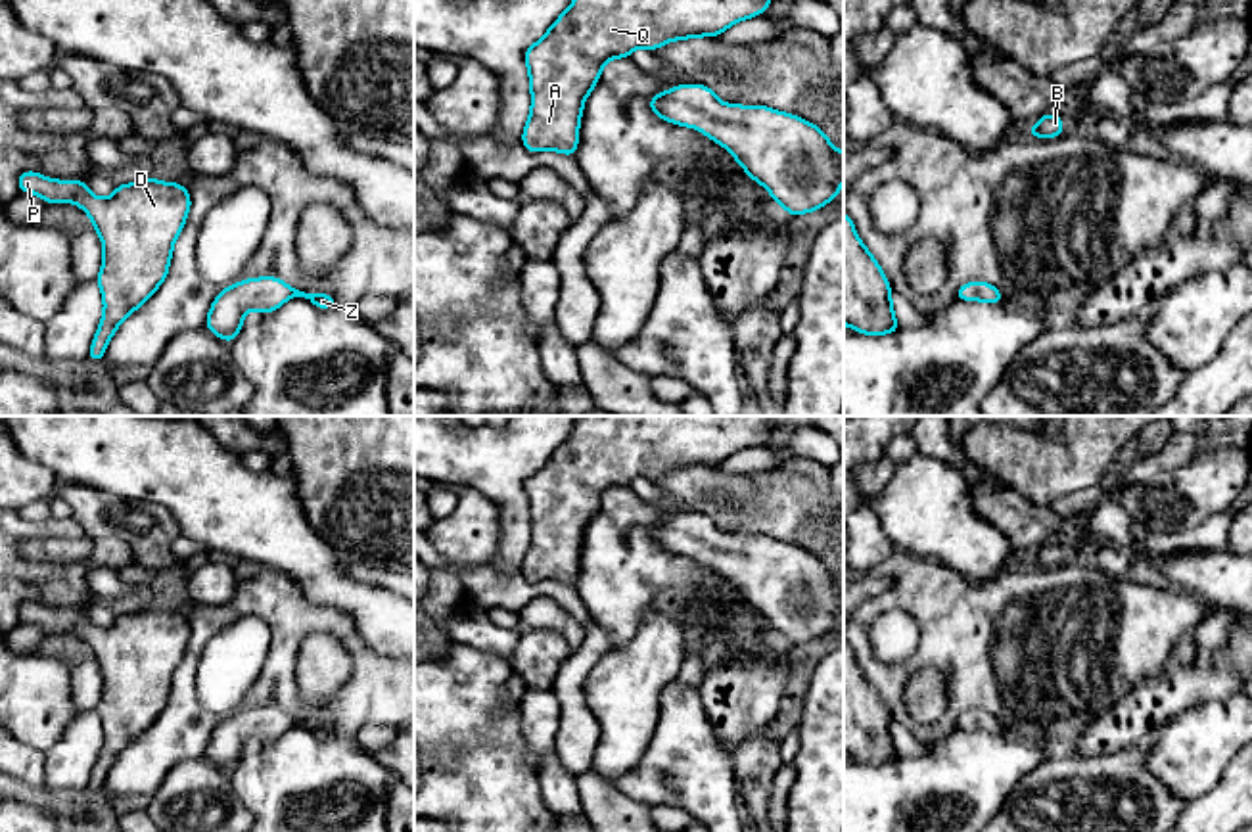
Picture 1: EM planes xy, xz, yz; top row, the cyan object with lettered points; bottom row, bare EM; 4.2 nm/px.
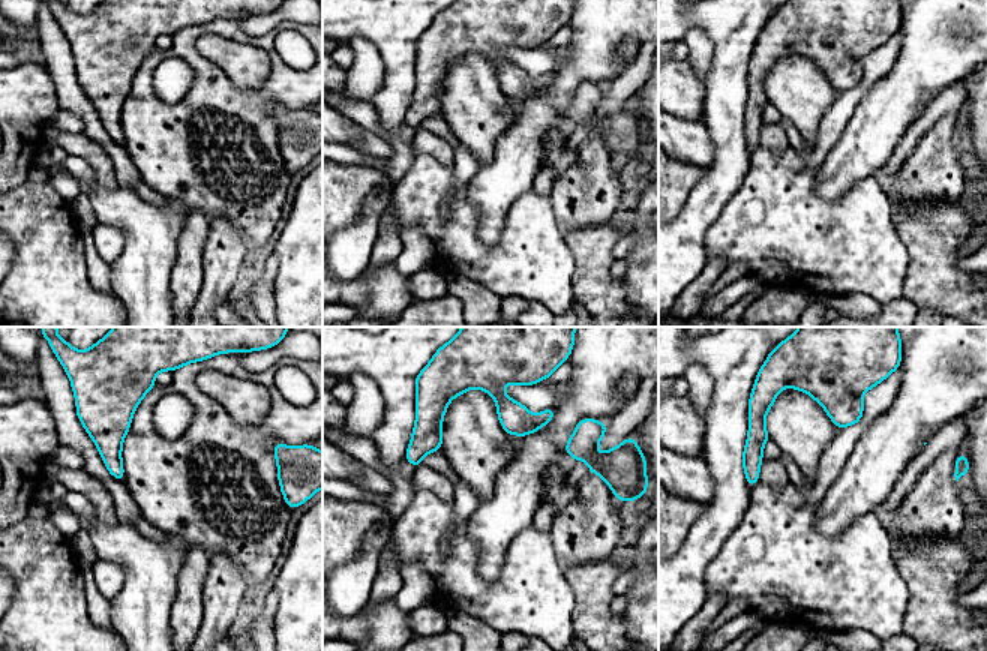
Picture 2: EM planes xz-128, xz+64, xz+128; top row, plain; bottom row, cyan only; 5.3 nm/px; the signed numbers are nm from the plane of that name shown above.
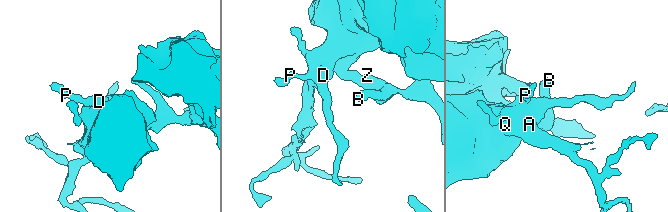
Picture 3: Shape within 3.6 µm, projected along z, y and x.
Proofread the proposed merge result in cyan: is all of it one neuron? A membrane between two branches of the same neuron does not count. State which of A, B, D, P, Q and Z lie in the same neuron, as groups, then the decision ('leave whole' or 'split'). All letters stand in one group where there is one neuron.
groups A B D P Q Z; leave whole

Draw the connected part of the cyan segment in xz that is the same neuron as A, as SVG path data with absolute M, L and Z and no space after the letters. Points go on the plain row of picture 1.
M581 416L546 464L523 481L531 543L522 573L527 581L577 585L579 550L606 491L637 477L658 479L671 470L719 466L730 454L763 443L777 416Z

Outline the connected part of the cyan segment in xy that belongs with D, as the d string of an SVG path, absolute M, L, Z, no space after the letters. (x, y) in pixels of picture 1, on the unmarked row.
M23 600L17 617L19 623L40 625L48 635L77 633L102 667L104 692L96 713L104 725L104 746L88 782L88 790L102 792L121 751L167 707L173 675L192 636L190 623L180 612L148 606L115 615L111 627L100 629L84 610L52 610L35 600Z

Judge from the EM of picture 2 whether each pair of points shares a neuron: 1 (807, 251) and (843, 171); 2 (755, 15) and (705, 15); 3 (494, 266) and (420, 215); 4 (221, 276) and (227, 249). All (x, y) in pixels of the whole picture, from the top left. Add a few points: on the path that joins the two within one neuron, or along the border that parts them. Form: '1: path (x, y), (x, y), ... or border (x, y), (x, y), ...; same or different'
1: border (858, 180), (834, 201), (825, 201), (815, 191); different
2: path (744, 29), (738, 33), (731, 33), (719, 21); same
3: path (476, 263), (438, 230); same
4: path (221, 270), (224, 255); same

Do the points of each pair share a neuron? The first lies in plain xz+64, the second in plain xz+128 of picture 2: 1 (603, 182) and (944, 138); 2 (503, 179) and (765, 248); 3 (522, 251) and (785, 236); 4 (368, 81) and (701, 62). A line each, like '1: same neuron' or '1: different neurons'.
1: same neuron
2: different neurons
3: same neuron
4: same neuron

